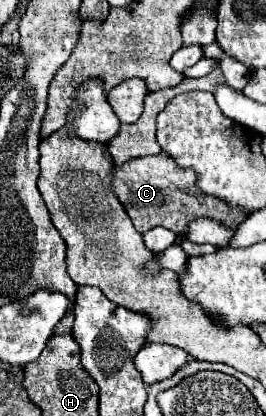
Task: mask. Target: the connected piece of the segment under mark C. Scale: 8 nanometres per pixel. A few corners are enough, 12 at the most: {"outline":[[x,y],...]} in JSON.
{"outline":[[168,153],[114,167],[112,189],[140,233],[188,237],[194,219],[248,213],[196,187]]}

